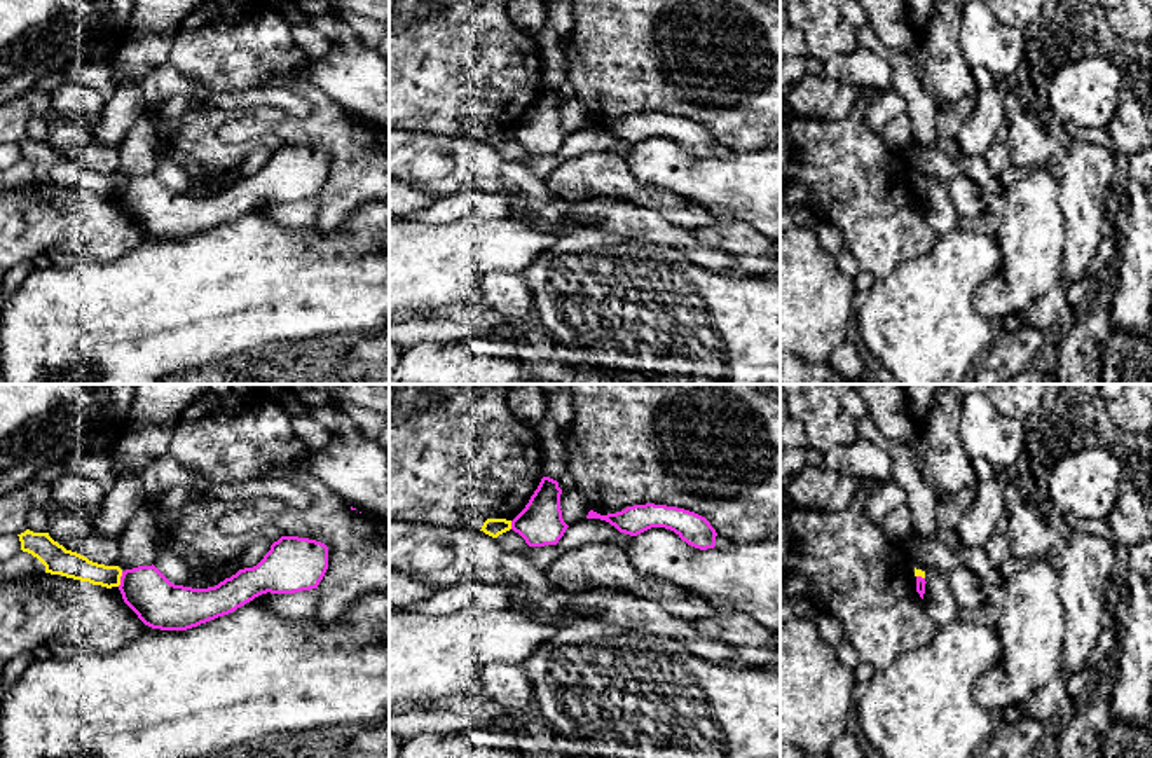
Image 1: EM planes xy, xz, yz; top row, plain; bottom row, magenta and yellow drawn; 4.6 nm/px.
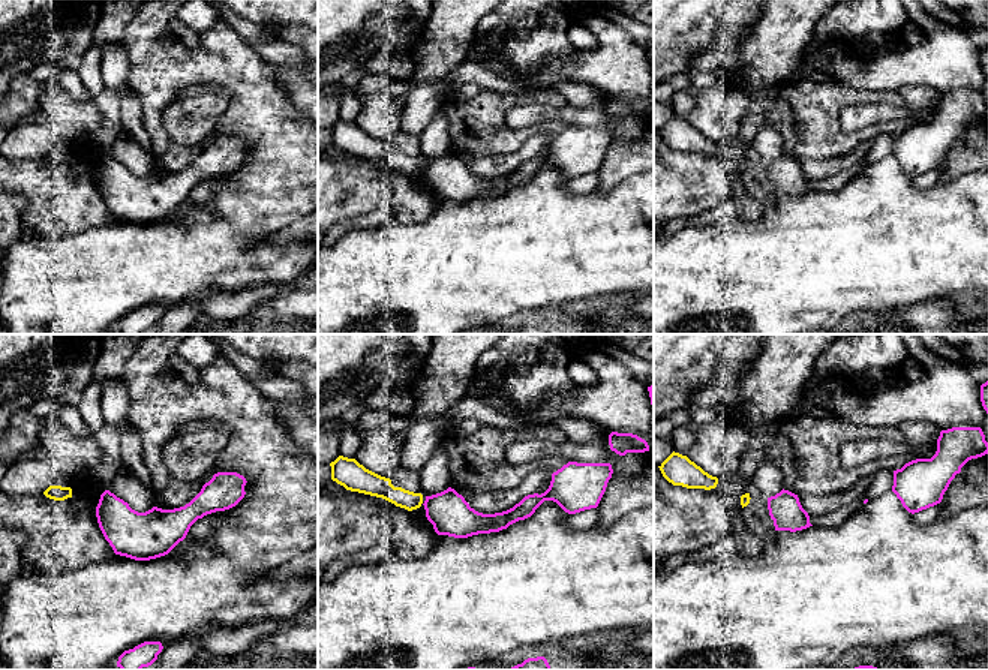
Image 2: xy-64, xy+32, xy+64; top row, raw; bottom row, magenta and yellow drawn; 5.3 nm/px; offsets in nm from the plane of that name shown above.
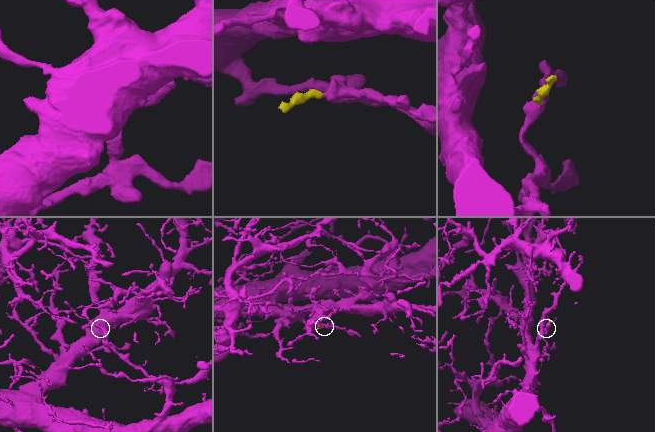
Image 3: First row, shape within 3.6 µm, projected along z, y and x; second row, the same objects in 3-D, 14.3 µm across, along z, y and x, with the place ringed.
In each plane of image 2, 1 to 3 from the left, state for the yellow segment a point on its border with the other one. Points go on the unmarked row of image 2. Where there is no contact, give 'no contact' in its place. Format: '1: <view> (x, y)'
1: no contact
2: no contact
3: no contact

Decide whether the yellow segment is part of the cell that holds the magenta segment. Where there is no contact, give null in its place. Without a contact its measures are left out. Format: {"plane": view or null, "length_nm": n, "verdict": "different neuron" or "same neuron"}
{"plane": "xy", "length_nm": 80, "verdict": "different neuron"}

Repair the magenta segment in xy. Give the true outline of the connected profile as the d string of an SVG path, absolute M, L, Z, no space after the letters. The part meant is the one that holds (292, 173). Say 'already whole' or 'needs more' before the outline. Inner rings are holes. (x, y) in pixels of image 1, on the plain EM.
already whole; M281 145L264 168L215 196L171 192L154 173L122 180L119 199L138 227L161 239L187 239L229 224L262 203L295 203L318 197L328 178L321 150Z

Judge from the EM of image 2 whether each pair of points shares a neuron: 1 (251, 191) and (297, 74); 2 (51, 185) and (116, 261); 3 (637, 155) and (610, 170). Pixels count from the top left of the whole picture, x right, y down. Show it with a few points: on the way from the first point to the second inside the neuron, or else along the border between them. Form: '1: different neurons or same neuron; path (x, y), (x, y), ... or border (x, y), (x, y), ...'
1: different neurons; border (275, 65), (276, 81), (302, 113)
2: different neurons; border (114, 218), (78, 233), (53, 237)
3: same neuron; path (631, 156), (625, 156), (616, 165)

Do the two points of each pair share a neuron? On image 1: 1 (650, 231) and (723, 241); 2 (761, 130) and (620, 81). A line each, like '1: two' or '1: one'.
1: two
2: one

